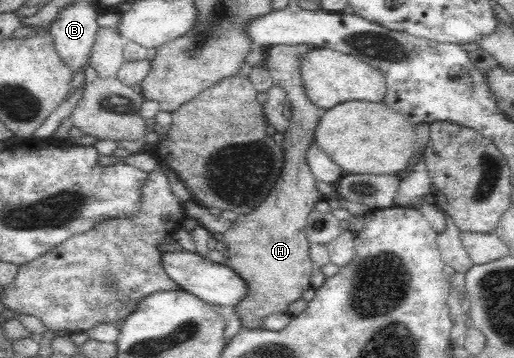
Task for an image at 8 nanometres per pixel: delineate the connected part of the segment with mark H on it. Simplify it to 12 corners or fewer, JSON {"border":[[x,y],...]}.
{"border":[[308,44],[264,49],[291,108],[268,196],[222,233],[248,284],[234,308],[260,330],[311,287],[306,152],[327,109],[308,98]]}

